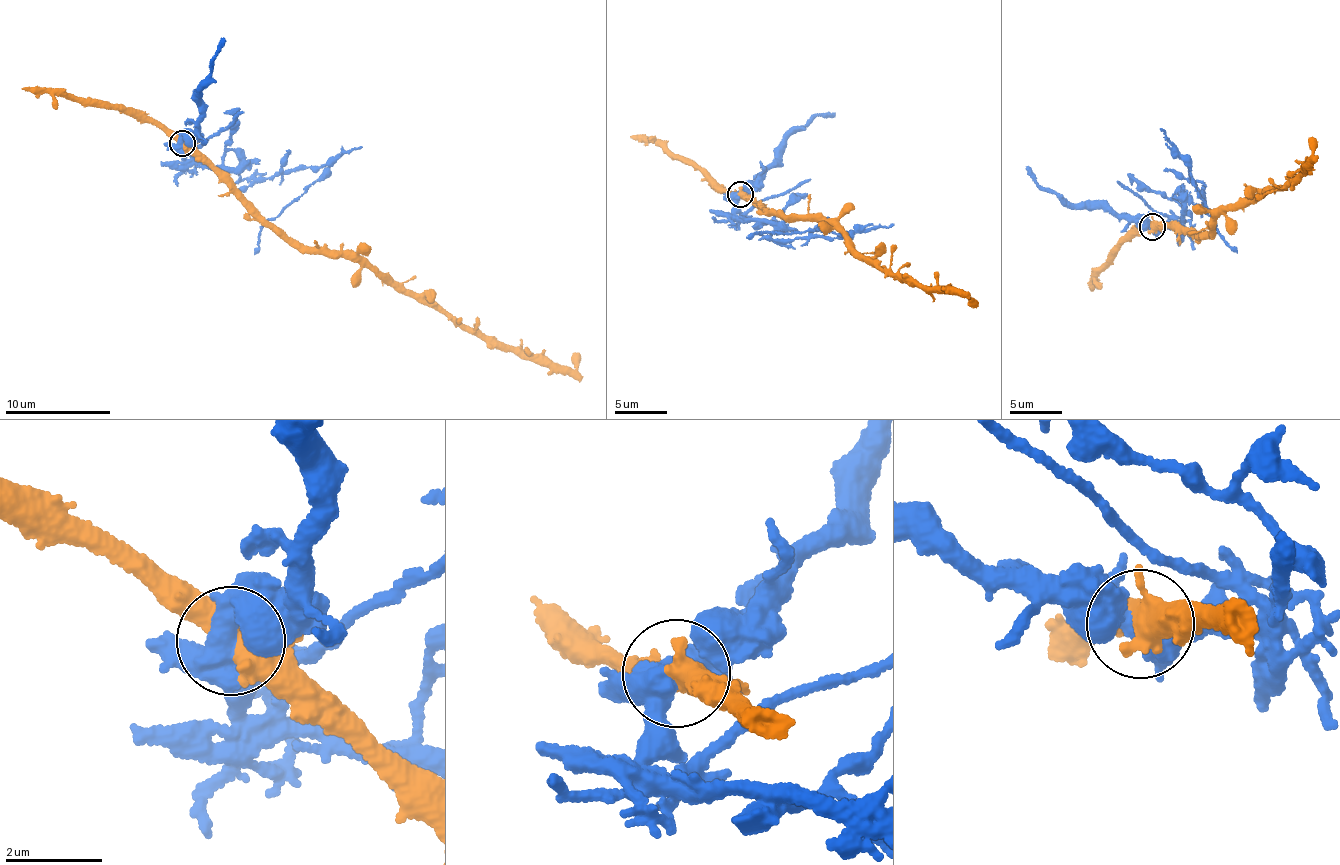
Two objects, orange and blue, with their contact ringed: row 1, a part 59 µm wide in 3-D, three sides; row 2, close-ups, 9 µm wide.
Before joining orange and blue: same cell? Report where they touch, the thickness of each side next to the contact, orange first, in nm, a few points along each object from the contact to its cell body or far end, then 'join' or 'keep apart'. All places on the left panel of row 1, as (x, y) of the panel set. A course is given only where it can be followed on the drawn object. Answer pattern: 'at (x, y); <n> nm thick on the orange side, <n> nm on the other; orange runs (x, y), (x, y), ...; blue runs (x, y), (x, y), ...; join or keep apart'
at (182, 143); 480 nm thick on the orange side, 480 nm on the other; orange runs (181, 141), (303, 247), (351, 255), (385, 279), (429, 299), (466, 327), (525, 356), (570, 369), (577, 352); blue runs (181, 143), (192, 158), (240, 172), (247, 181), (310, 166), (319, 174), (262, 227), (253, 253); keep apart

